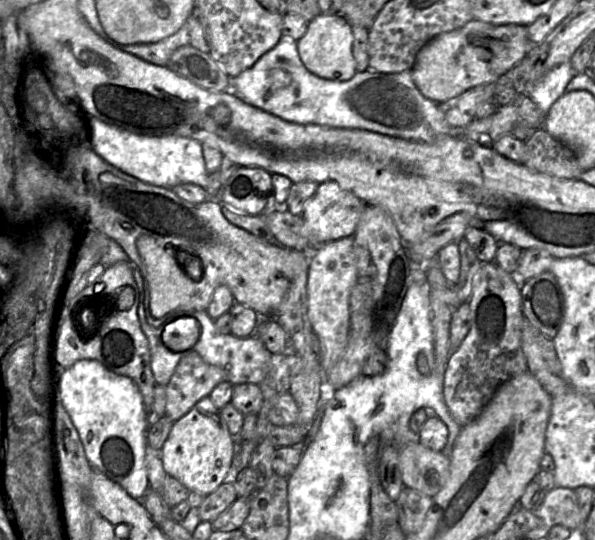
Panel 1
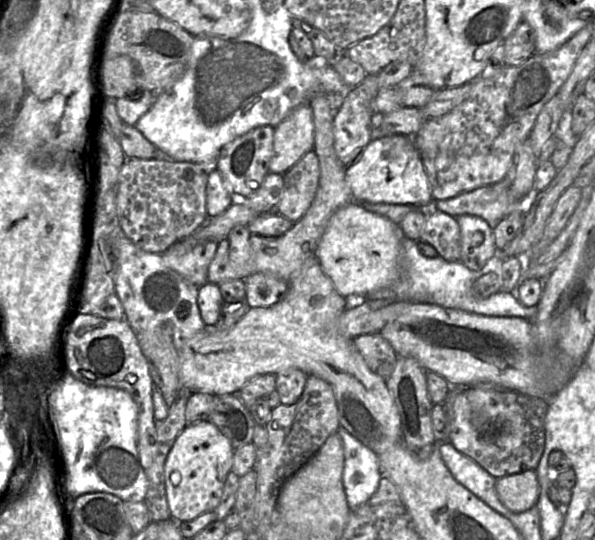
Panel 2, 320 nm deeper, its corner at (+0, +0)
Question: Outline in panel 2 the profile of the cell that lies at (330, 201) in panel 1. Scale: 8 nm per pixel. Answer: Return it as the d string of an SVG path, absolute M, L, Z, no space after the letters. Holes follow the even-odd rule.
M393 134L373 139L360 156L346 167L352 202L429 206L435 203L419 150L410 137Z

